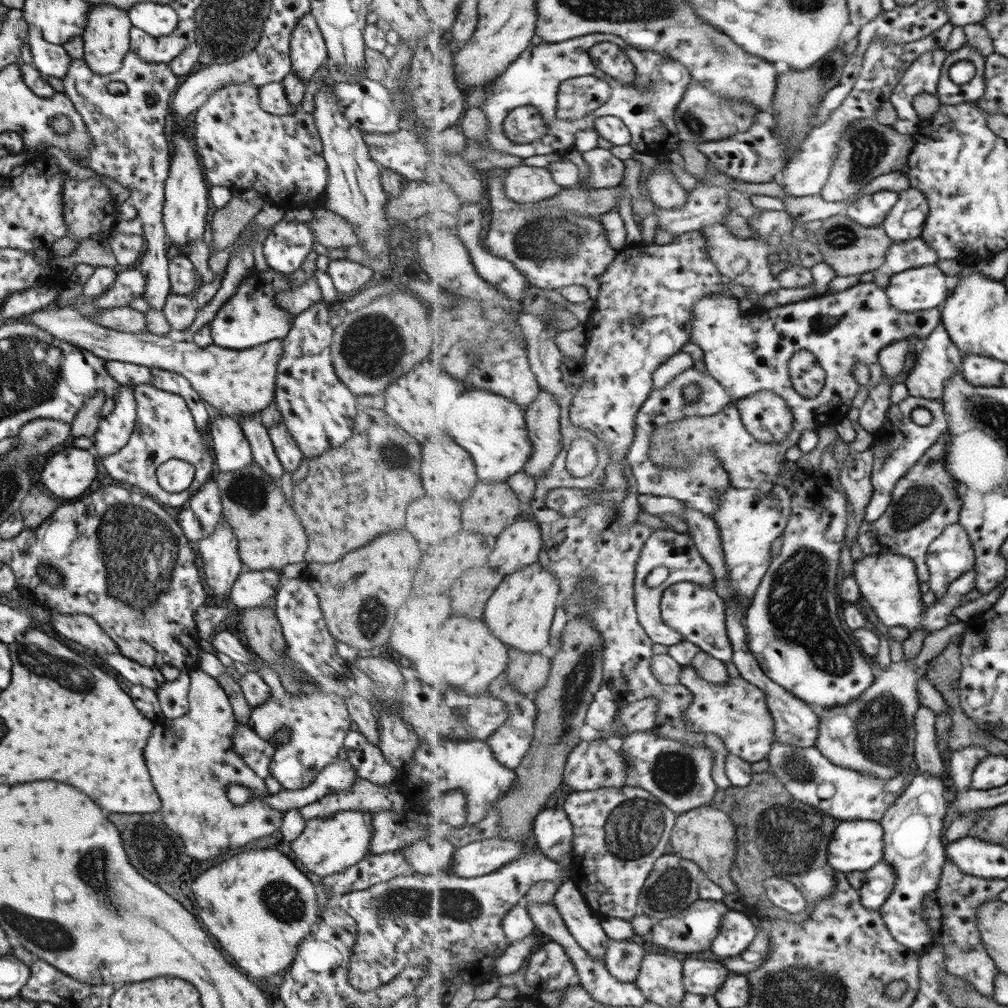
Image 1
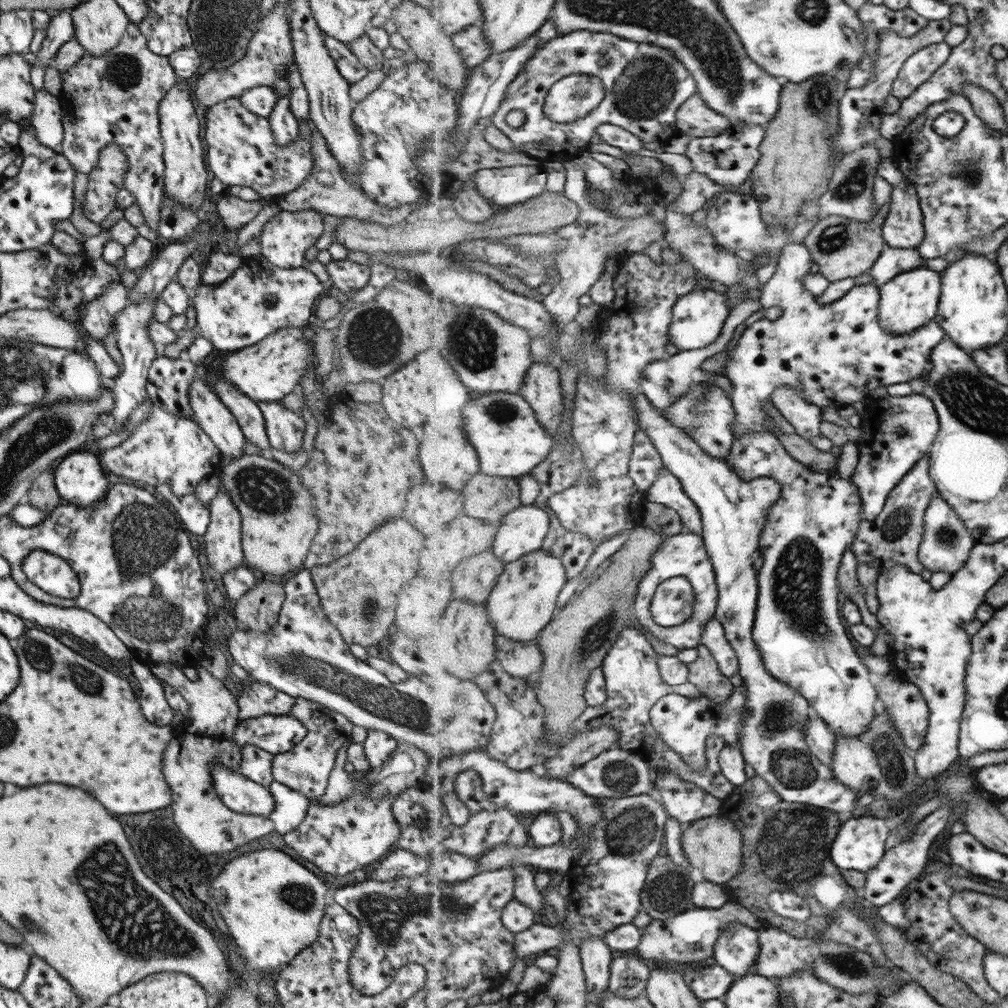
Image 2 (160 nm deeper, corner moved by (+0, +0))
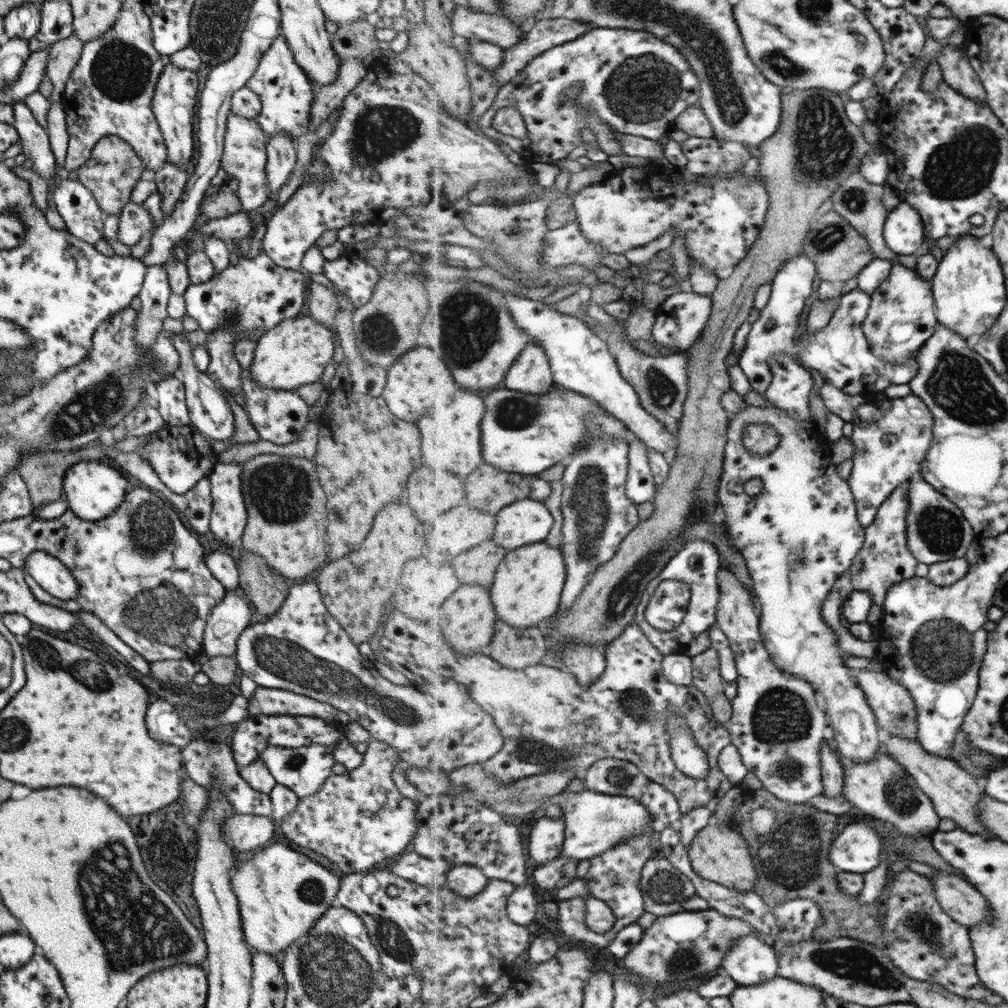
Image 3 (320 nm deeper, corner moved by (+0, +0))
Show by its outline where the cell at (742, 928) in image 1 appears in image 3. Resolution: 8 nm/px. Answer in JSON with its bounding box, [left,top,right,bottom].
[723,934,779,985]

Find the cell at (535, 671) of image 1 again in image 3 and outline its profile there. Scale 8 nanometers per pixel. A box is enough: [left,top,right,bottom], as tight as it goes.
[488,620,549,668]

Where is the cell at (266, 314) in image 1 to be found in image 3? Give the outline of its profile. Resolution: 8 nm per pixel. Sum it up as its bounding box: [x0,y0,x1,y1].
[182,252,310,343]

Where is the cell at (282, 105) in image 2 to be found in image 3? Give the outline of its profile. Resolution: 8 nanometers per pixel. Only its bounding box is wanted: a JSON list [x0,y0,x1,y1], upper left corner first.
[264,133,295,194]

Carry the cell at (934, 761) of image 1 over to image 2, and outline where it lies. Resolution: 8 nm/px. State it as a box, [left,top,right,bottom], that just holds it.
[875,675,930,751]

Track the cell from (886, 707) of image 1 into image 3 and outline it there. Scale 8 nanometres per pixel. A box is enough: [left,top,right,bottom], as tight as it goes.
[844,746,939,836]

